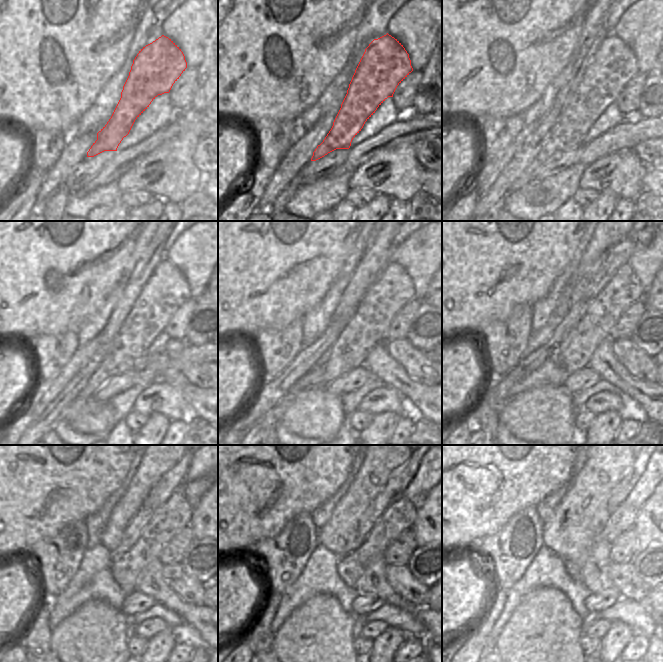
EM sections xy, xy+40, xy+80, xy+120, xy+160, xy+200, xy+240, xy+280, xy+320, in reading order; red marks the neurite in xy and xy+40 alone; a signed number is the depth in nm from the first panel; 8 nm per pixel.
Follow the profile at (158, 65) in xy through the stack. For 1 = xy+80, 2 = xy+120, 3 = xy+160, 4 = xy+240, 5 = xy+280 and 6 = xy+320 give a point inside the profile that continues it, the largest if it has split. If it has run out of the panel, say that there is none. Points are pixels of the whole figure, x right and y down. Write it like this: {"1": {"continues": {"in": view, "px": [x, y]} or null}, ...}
{"1": {"continues": {"in": "xy+80", "px": [613, 65]}}, "2": {"continues": {"in": "xy+120", "px": [167, 289]}}, "3": {"continues": {"in": "xy+160", "px": [392, 290]}}, "4": {"continues": {"in": "xy+240", "px": [175, 515]}}, "5": {"continues": {"in": "xy+280", "px": [400, 516]}}, "6": {"continues": {"in": "xy+320", "px": [623, 518]}}}

